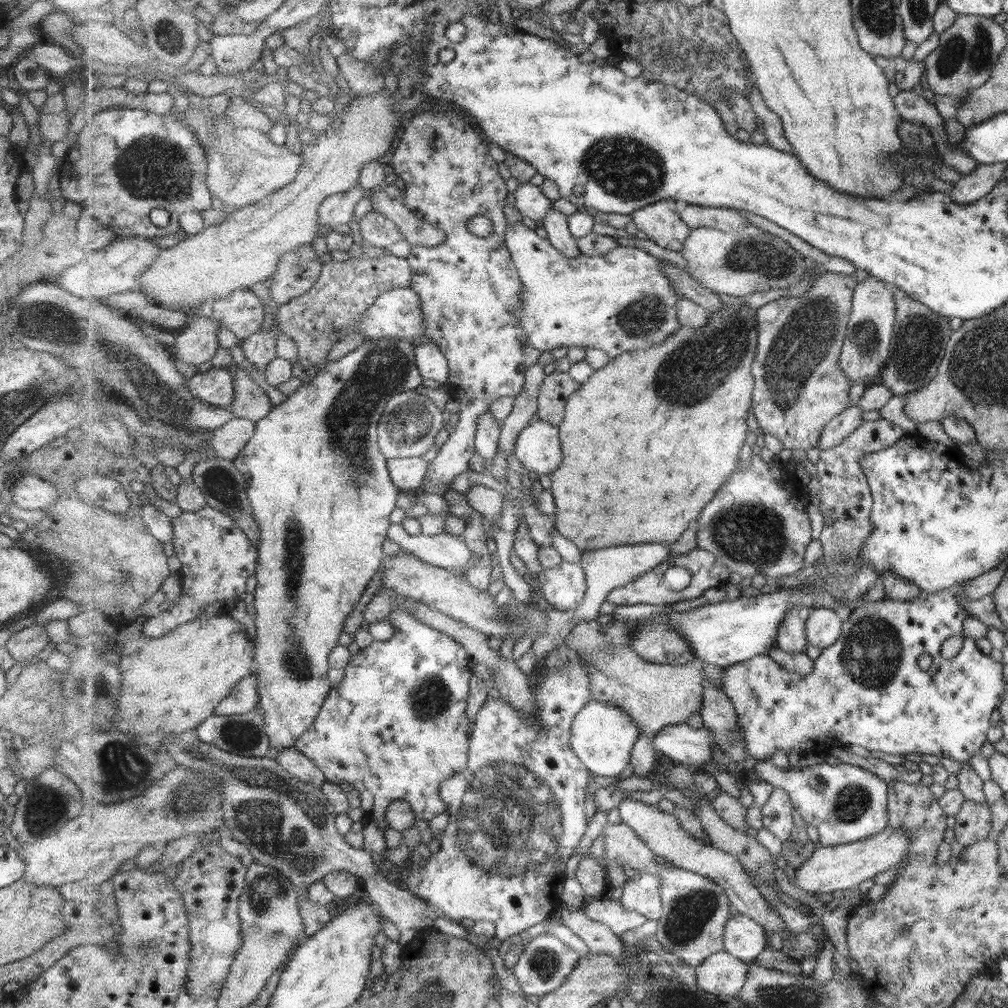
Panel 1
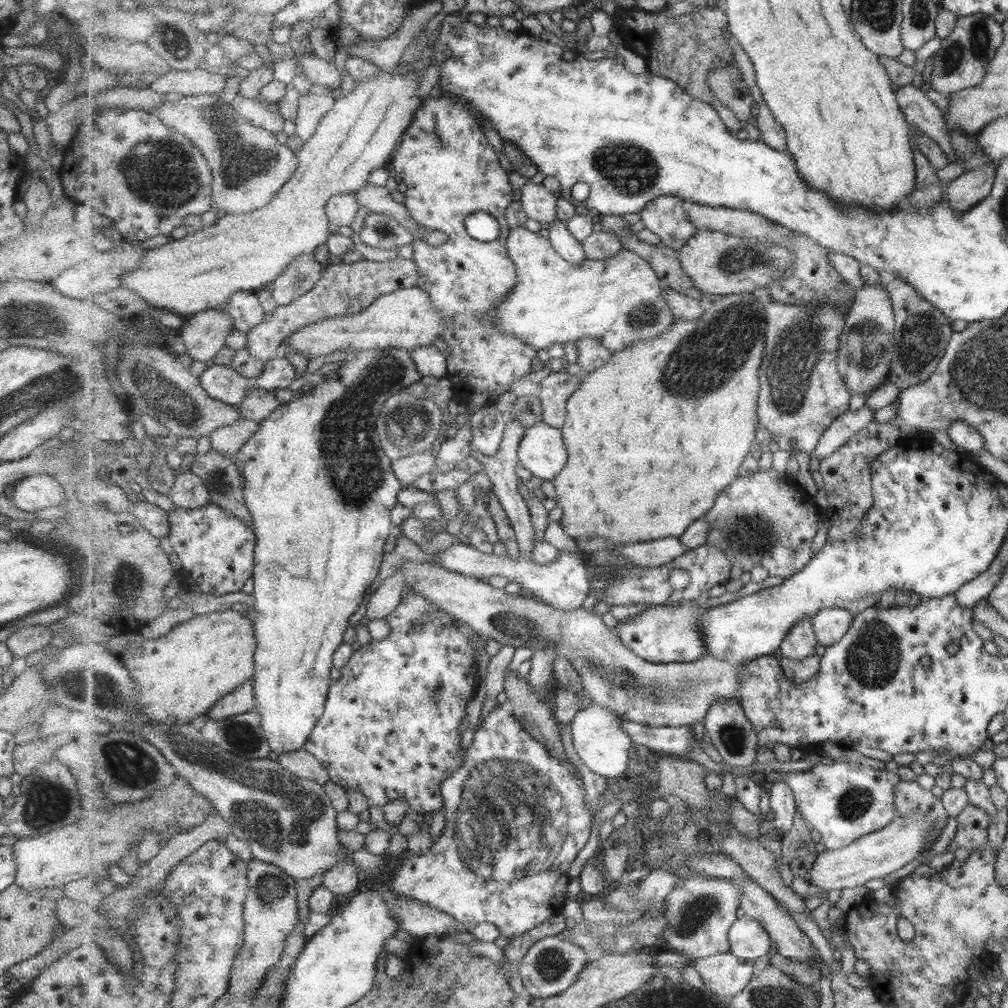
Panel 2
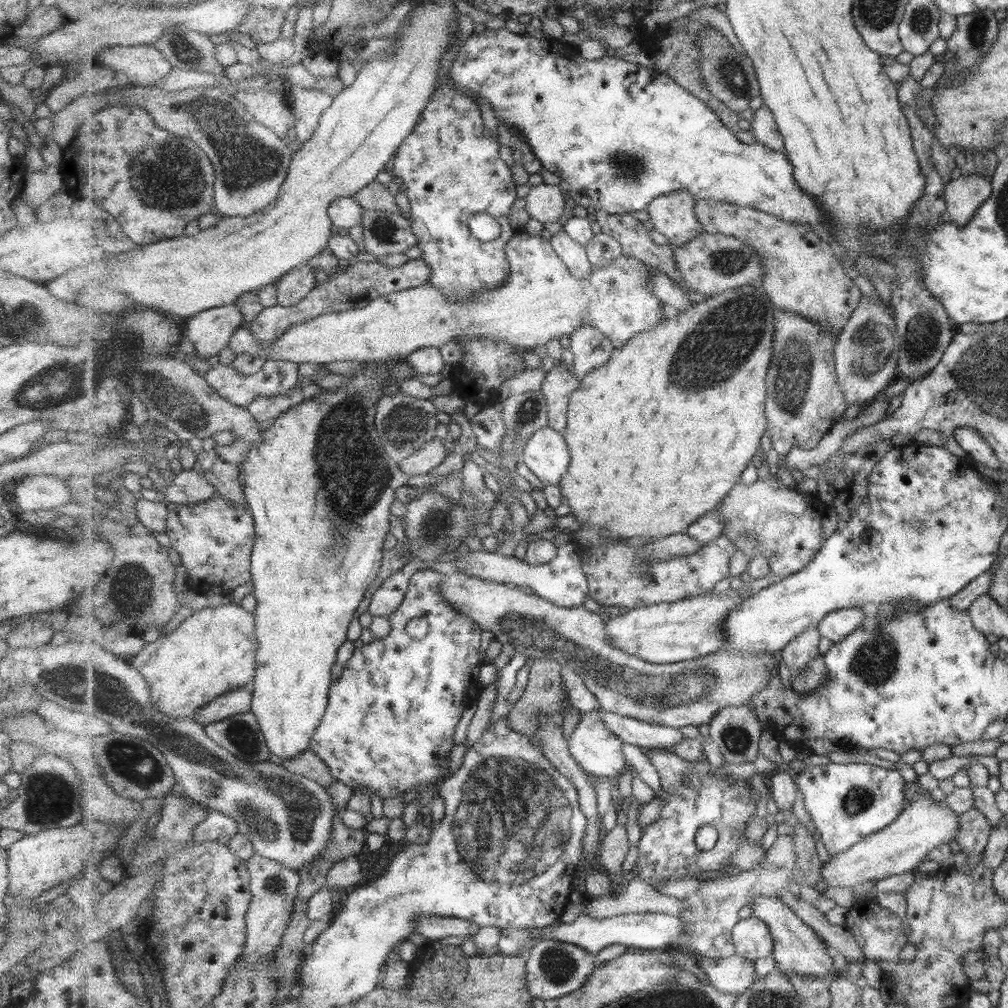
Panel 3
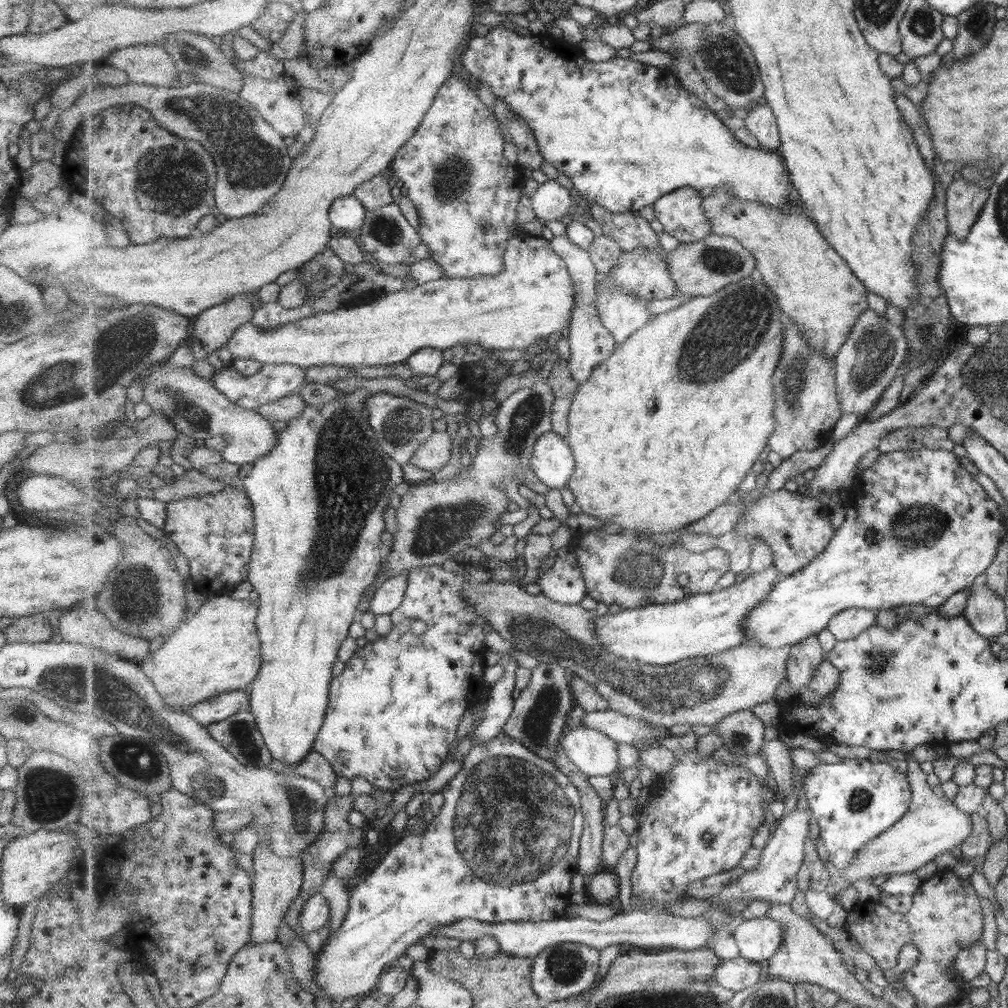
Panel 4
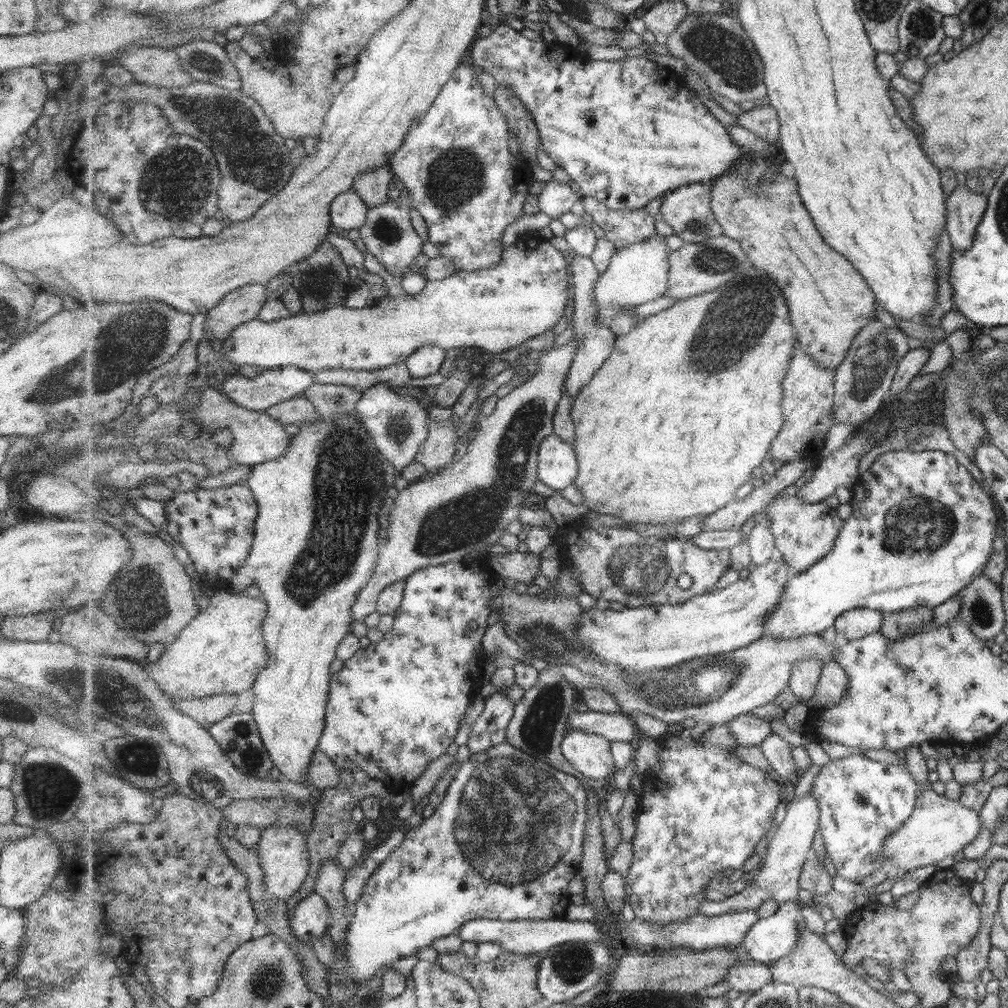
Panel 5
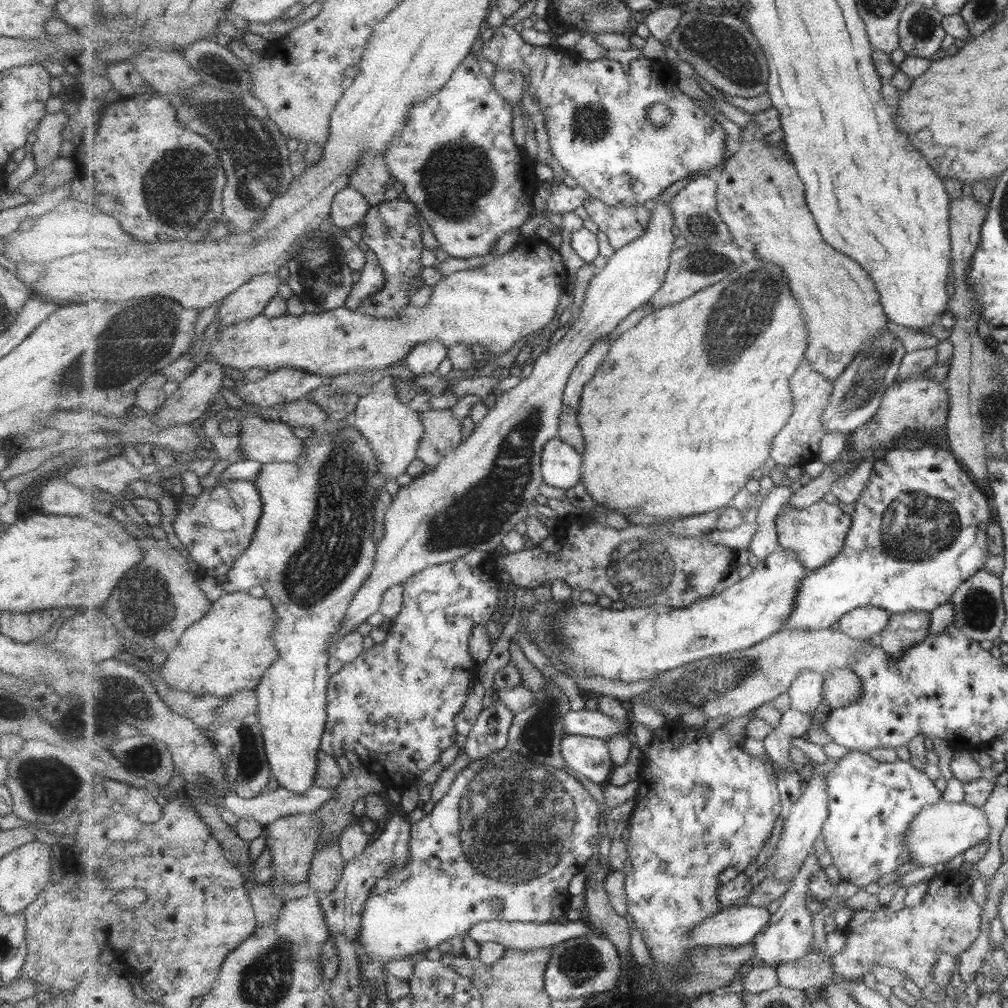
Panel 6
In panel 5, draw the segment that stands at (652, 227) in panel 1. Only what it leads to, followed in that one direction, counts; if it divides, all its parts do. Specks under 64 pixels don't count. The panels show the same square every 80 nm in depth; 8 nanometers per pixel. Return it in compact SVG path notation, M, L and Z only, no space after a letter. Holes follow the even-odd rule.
M693 182L689 185L682 185L679 189L667 194L662 202L659 211L660 216L673 228L675 234L684 243L700 243L723 234L723 227L715 218L715 213L711 211L711 202L713 202L712 188L713 182L710 182L710 184Z

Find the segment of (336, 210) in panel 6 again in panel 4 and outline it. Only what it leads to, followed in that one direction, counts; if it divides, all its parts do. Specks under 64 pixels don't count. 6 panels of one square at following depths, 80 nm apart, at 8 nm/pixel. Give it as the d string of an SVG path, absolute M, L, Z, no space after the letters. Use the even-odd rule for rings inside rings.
M354 195L335 200L330 208L330 219L335 226L335 232L340 230L351 232L363 228L368 211Z

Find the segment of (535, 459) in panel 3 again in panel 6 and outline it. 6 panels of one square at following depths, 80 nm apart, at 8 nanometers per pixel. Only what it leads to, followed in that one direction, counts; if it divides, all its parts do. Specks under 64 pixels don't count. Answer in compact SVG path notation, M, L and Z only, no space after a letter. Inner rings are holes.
M559 437L550 439L542 454L544 482L557 488L573 488L582 480L582 474L582 454Z

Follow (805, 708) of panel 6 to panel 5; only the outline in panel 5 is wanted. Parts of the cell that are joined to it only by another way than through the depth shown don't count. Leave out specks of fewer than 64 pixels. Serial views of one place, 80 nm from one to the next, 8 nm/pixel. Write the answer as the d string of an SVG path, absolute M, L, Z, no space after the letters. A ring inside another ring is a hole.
M807 659L794 666L789 687L799 703L808 704L817 694L822 676L822 665L819 659Z

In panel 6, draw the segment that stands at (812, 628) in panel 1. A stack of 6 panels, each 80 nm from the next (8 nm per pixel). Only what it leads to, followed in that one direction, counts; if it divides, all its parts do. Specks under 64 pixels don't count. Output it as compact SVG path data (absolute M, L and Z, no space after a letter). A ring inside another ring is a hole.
M872 605L860 607L851 613L845 614L839 621L839 628L853 638L862 640L876 639L877 634L889 624L890 616L890 612Z

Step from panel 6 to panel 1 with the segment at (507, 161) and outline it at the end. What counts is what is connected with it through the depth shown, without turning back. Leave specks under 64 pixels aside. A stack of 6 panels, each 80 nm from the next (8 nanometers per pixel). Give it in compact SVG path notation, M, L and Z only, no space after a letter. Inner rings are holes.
M431 108L431 110L421 112L419 116L413 117L409 125L401 131L399 141L396 143L397 148L394 150L394 155L389 166L390 170L395 172L404 181L405 194L401 199L407 208L420 219L436 226L439 230L443 230L447 235L447 240L439 246L429 248L428 246L412 245L411 252L408 256L408 261L411 265L410 269L412 270L412 283L410 287L421 297L421 310L424 312L426 320L426 338L430 339L446 355L450 363L450 380L447 383L449 384L451 394L460 404L460 412L458 413L460 420L457 427L440 443L439 451L436 452L435 458L429 462L429 470L421 488L421 491L437 495L445 494L450 489L449 486L455 480L455 477L459 476L461 472L466 472L467 468L469 468L469 460L473 458L473 454L476 451L476 433L478 432L479 417L483 416L491 408L491 404L495 400L499 400L503 396L518 396L519 392L523 390L523 384L525 384L525 372L531 366L537 364L537 360L541 356L541 351L537 347L533 347L529 340L527 340L527 333L523 330L523 325L520 323L518 310L520 310L520 306L522 305L523 283L518 273L518 267L506 245L506 230L509 223L507 223L505 214L503 214L503 208L507 206L509 190L507 190L505 180L499 174L499 163L495 162L491 154L489 154L487 143L488 140L483 140L481 134L477 132L477 128L473 128L471 122L467 122L459 112L455 112L455 108L444 112L437 112L435 108ZM479 215L488 216L494 222L494 231L491 236L480 237L471 232L468 222L471 222L473 218Z

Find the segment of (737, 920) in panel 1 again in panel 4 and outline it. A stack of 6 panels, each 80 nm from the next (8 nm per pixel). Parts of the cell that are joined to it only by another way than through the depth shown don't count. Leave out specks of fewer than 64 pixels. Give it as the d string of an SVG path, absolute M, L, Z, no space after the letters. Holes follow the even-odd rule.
M772 918L747 919L734 932L743 957L753 961L769 960L781 948L784 928Z

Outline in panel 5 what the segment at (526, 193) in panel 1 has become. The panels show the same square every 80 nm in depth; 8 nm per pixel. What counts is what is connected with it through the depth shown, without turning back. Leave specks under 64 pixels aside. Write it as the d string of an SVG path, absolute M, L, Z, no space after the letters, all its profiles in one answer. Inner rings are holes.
M551 178L542 188L538 196L539 212L548 214L553 219L559 219L562 214L571 212L575 202L582 202L581 194L575 194L571 186L557 182Z

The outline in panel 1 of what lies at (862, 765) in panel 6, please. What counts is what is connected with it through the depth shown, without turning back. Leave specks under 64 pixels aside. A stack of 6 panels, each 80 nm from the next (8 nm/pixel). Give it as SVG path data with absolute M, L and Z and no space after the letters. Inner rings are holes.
M763 760L754 766L754 771L761 780L767 781L774 788L782 788L790 794L795 810L802 814L808 825L817 829L823 847L839 846L871 838L887 827L889 817L886 808L886 790L889 786L861 766L843 762L835 765L822 762L810 767L783 768L771 763L770 760Z

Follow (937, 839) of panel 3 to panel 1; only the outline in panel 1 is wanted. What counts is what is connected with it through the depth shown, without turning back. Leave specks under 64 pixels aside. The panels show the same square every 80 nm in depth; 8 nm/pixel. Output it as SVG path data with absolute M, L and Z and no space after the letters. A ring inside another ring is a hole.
M886 827L871 838L839 846L821 846L815 849L813 856L795 870L794 884L810 895L826 898L837 890L857 888L861 882L872 880L875 874L898 866L908 853L908 834L905 829Z

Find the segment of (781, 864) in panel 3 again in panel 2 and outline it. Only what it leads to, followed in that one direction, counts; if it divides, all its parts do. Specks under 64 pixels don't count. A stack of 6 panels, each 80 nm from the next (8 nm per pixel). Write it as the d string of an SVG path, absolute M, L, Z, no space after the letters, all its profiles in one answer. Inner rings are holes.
M683 874L682 881L666 896L668 909L663 915L668 925L662 934L666 950L680 953L691 961L731 953L730 928L736 921L735 910L740 908L742 896L742 890L726 878Z

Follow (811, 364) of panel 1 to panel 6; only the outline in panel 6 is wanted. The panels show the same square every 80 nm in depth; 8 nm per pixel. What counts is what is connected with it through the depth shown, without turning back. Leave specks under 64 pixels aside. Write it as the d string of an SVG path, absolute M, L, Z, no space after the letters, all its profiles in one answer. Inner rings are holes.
M806 358L790 378L790 385L794 393L794 413L787 426L775 437L771 451L774 462L786 467L801 466L807 464L807 461L820 458L820 444L827 433L823 413L834 393L834 385L830 379L816 371Z

